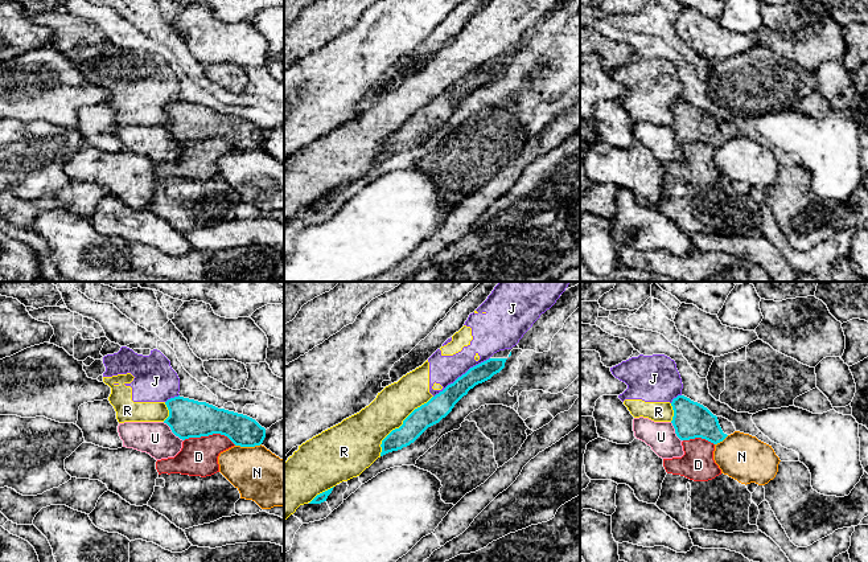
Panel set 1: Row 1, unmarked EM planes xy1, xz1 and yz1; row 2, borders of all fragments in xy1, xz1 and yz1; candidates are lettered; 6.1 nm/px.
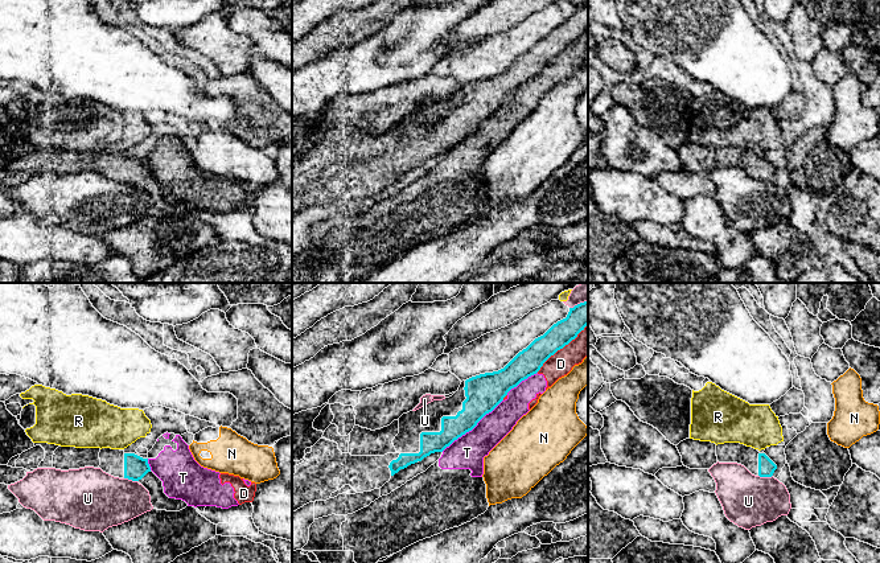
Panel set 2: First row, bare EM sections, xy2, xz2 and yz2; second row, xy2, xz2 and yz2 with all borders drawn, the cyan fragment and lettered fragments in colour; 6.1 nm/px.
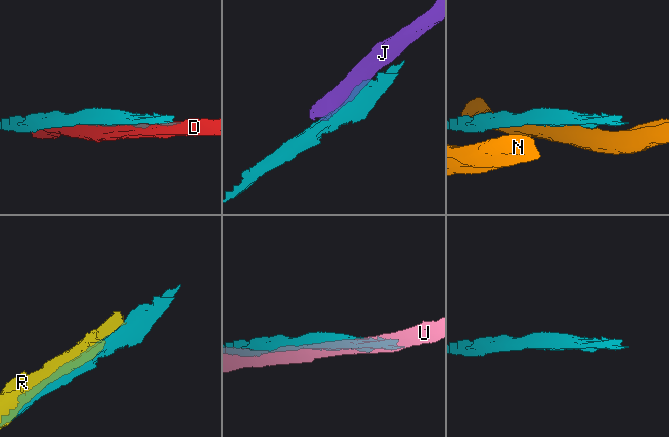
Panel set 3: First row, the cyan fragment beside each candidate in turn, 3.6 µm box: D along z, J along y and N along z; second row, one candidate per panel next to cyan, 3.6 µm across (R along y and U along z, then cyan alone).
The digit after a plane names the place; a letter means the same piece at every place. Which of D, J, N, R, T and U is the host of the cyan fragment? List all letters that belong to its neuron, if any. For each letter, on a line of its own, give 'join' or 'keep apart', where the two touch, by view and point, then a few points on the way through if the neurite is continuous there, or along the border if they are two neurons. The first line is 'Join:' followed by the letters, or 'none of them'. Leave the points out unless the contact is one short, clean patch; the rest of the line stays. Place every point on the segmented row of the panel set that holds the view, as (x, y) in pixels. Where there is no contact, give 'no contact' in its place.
Join: none of them
D: keep apart; contact xz2 (562, 348)
J: keep apart; contact xz1 (463, 374)
N: keep apart; contact xy1 (247, 446)
R: keep apart; contact xz1 (402, 425)
T: keep apart; contact xz2 (472, 428)
U: keep apart; contact xy1 (172, 431)

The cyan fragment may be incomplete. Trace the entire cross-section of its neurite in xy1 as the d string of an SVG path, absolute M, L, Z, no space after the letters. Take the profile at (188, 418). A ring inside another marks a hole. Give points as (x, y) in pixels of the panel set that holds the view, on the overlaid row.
M180 395L168 399L165 405L169 417L164 423L182 440L221 434L235 446L255 447L260 446L266 438L266 428L243 414Z

